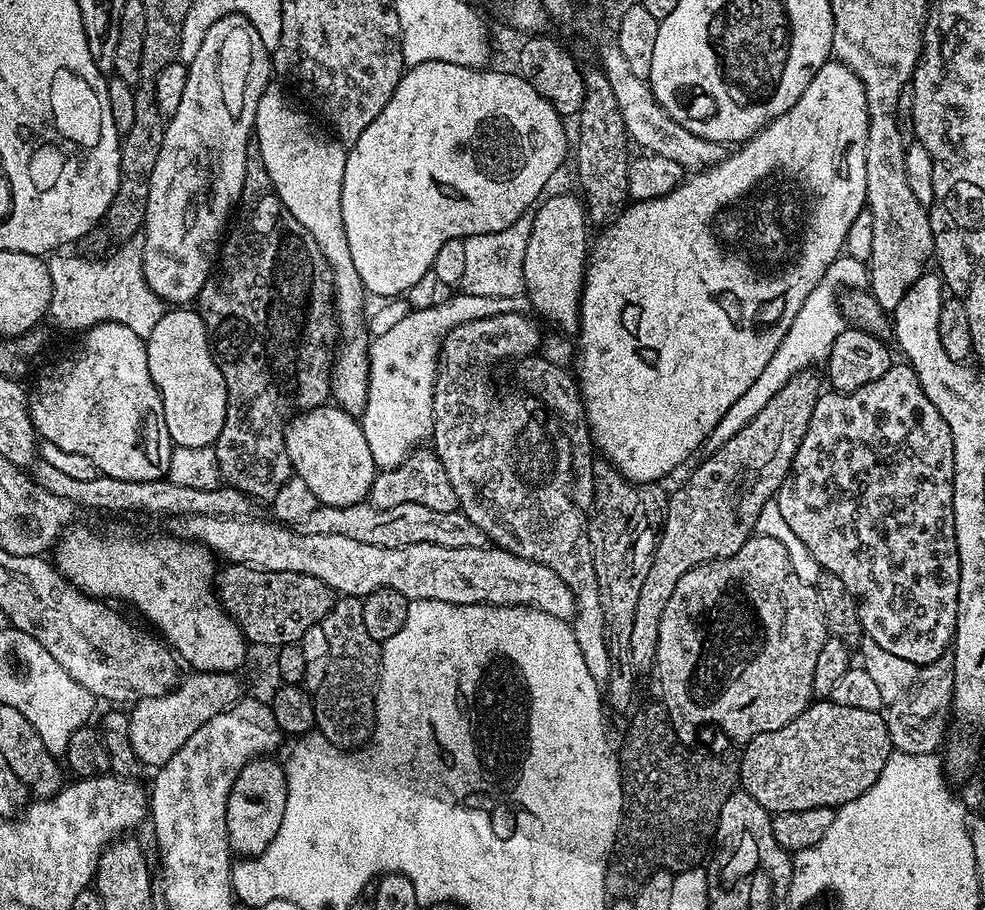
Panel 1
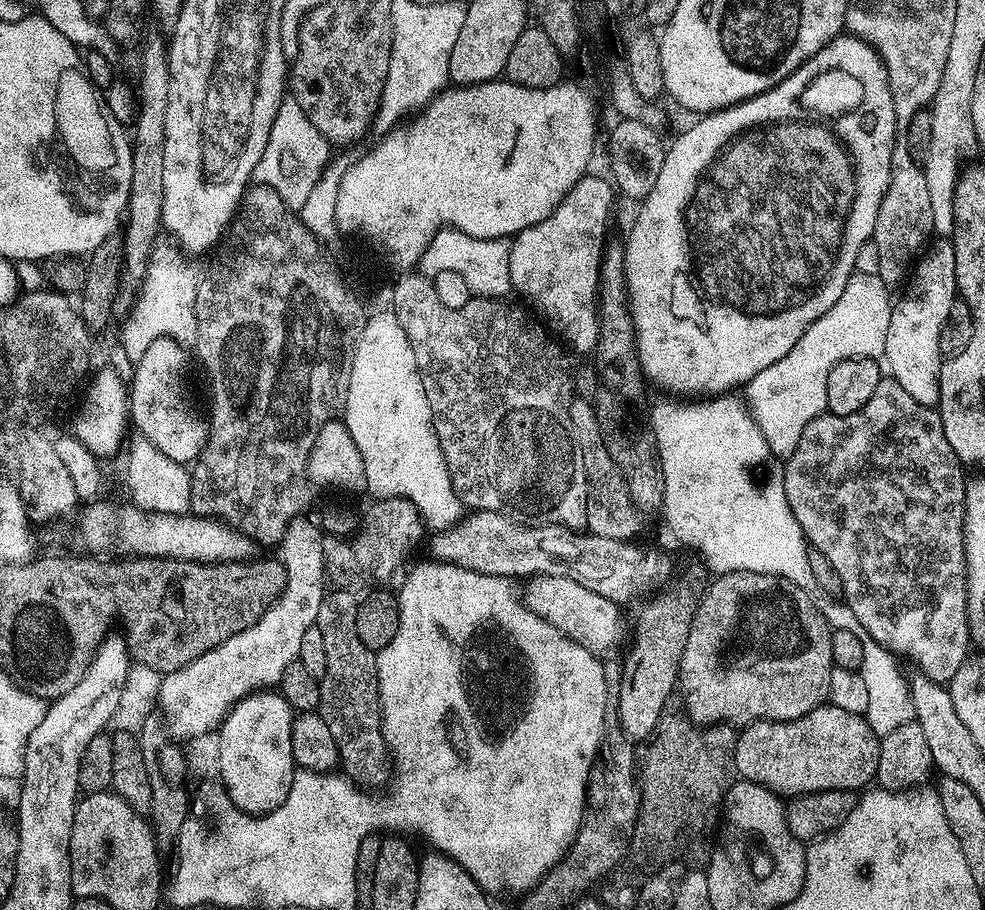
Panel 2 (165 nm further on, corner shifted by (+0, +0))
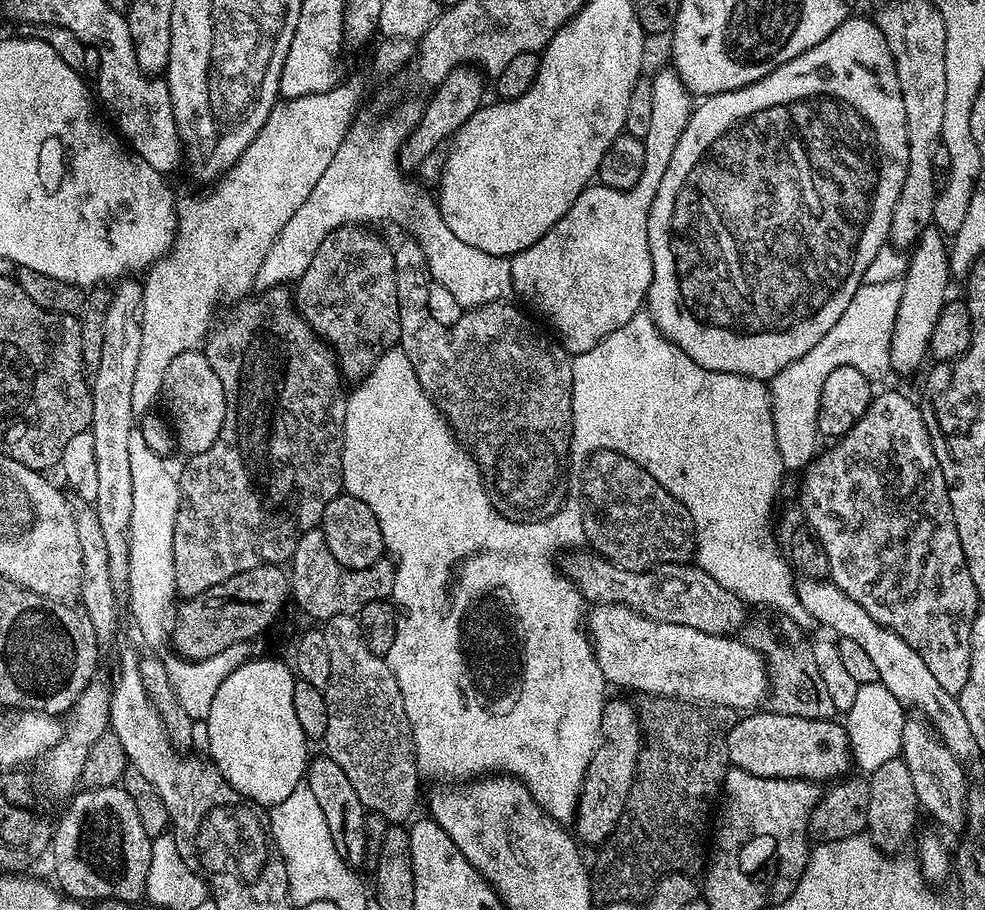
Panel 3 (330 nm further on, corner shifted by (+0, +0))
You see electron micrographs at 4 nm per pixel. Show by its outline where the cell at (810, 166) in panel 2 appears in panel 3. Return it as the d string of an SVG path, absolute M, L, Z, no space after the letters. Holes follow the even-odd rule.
M849 15L848 19L843 20L828 37L820 40L818 46L798 54L798 58L778 66L758 82L754 82L745 88L730 90L717 96L701 99L693 107L692 116L688 119L686 130L682 130L682 138L678 138L678 146L674 146L674 154L670 157L670 166L666 166L666 174L662 178L662 183L658 185L658 195L654 198L654 206L650 210L648 241L650 242L650 258L652 259L652 281L648 287L646 311L654 318L660 333L667 340L673 340L688 357L694 362L698 362L698 366L702 366L706 370L749 376L765 382L771 381L772 377L777 376L786 366L790 366L790 362L802 358L802 354L806 354L806 350L811 350L812 347L818 346L818 342L822 342L822 334L826 334L826 330L830 330L830 326L834 326L834 322L838 322L838 318L842 318L842 310L846 310L846 306L850 306L850 298L854 298L854 294L863 284L866 266L870 266L870 262L873 261L879 248L889 243L890 218L894 218L894 206L898 206L898 194L902 194L902 182L906 182L906 166L909 158L910 150L906 142L906 105L902 102L898 70L894 66L890 46L886 46L886 38L882 38L882 30L876 25L875 19L869 17L867 20L864 16Z

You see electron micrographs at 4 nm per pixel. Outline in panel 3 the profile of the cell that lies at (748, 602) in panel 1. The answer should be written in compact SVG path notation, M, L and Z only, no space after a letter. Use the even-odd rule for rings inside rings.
M772 618L747 629L746 642L754 651L762 653L768 666L770 677L770 708L773 712L801 716L811 720L831 720L837 715L834 702L830 702L830 694L822 682L822 674L818 674L818 662L814 662L813 641L807 640L805 629L799 628L794 621L787 618Z

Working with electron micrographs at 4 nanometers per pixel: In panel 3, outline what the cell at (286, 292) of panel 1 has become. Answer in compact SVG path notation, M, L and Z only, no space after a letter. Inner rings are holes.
M287 287L270 288L259 294L235 301L224 313L219 313L213 323L203 345L202 351L213 366L215 374L222 382L225 391L226 416L218 438L205 453L193 455L185 466L184 473L179 473L180 505L178 518L174 522L174 574L176 575L176 590L181 597L191 598L210 590L210 586L218 586L218 582L226 582L234 574L242 574L246 570L256 568L259 564L279 565L287 561L296 543L304 532L317 527L322 518L322 510L326 510L326 502L341 495L344 479L342 478L342 450L344 449L344 423L346 422L346 406L348 396L346 389L338 386L338 368L328 360L328 352L320 348L320 337L314 329L301 318L294 303L294 296Z

